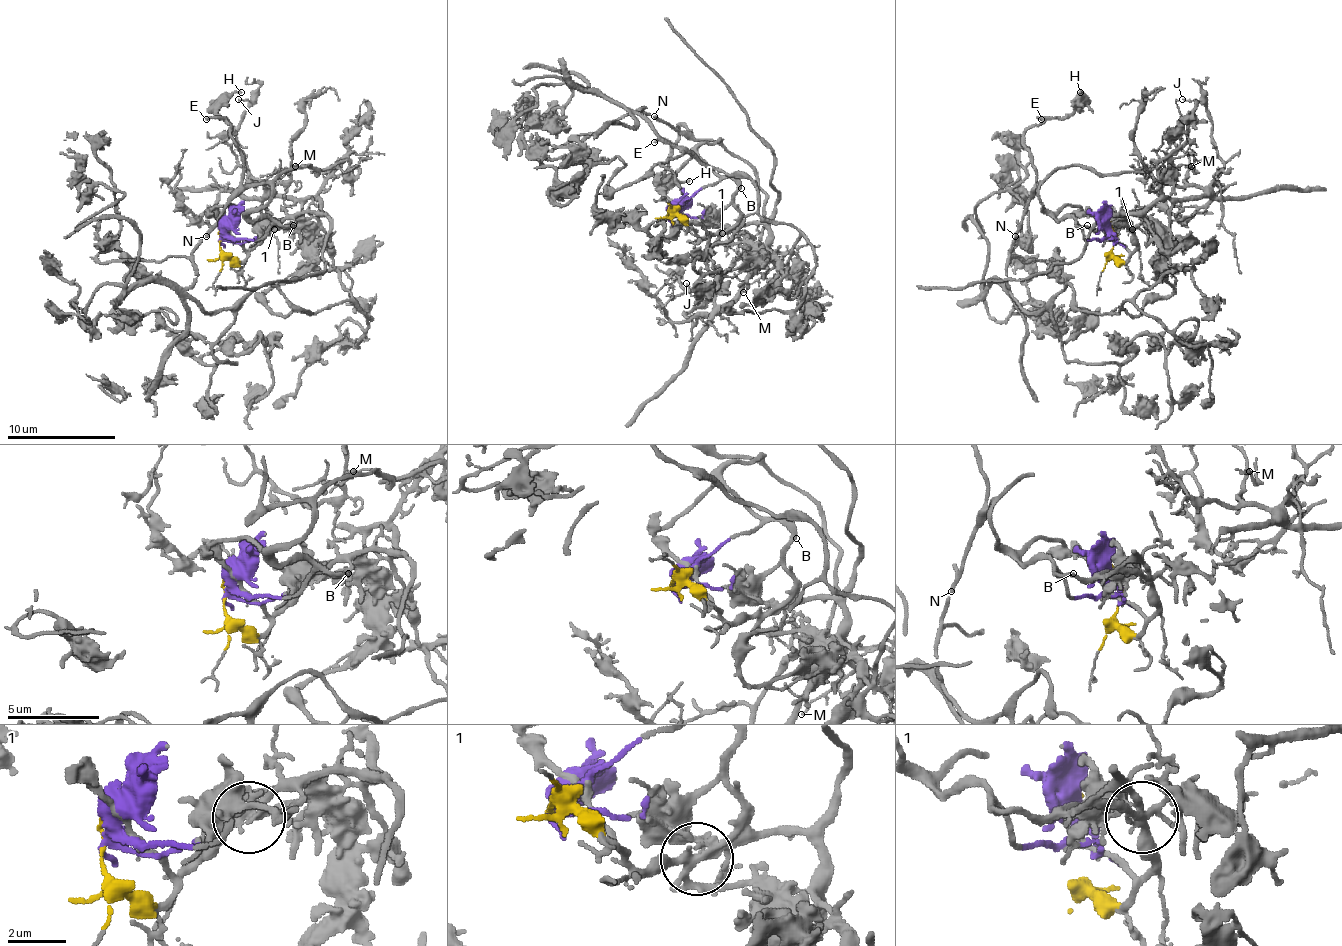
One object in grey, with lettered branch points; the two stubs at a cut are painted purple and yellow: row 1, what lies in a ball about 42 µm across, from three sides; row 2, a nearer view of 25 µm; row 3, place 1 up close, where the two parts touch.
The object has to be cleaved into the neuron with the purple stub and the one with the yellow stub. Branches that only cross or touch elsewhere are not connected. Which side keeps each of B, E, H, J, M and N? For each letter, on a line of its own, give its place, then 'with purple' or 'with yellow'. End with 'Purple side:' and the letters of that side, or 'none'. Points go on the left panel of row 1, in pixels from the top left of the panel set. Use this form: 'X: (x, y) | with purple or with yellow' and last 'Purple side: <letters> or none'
B: (293, 225) | with purple
E: (206, 119) | with purple
H: (241, 92) | with purple
J: (238, 99) | with yellow
M: (295, 166) | with yellow
N: (206, 236) | with purple
Purple side: B, E, H, N

